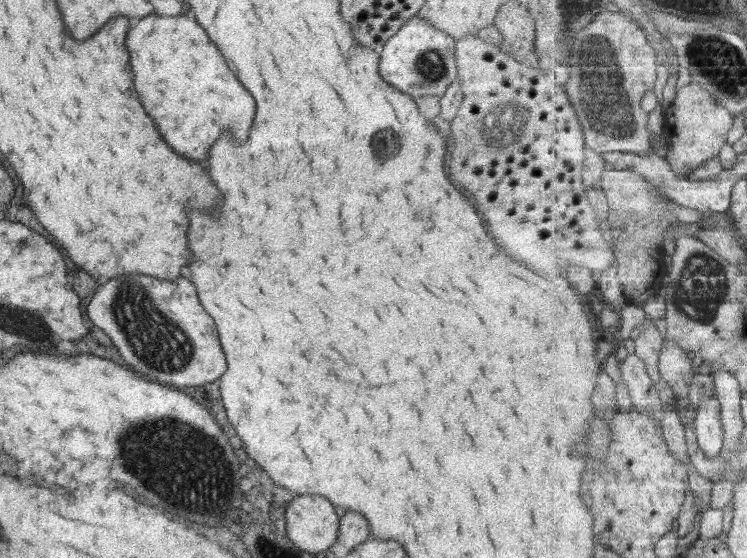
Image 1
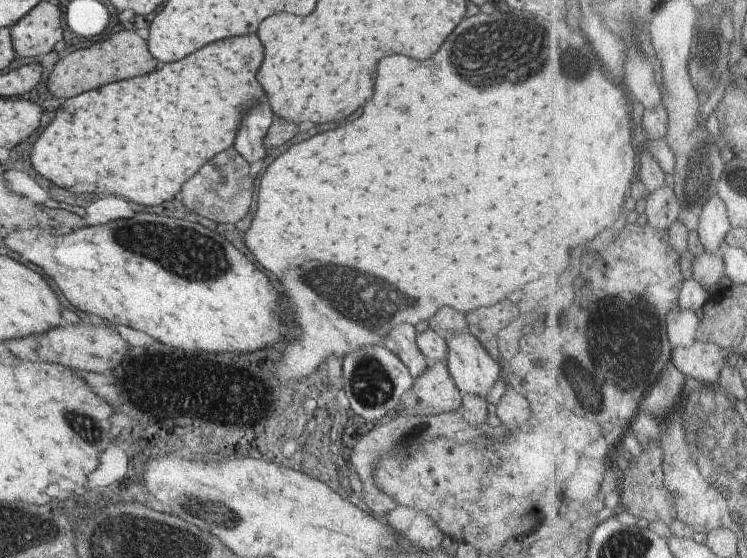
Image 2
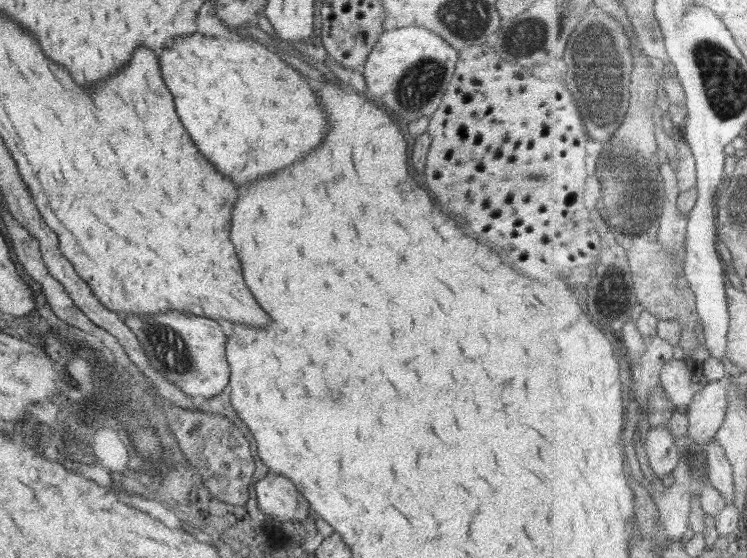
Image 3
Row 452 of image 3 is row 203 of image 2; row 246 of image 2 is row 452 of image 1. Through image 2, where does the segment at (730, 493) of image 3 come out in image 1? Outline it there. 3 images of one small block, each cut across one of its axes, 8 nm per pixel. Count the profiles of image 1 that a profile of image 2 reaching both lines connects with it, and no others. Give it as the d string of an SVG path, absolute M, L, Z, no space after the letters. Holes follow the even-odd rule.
M717 396L705 399L695 420L697 441L703 452L711 458L726 448L722 421L722 402Z

